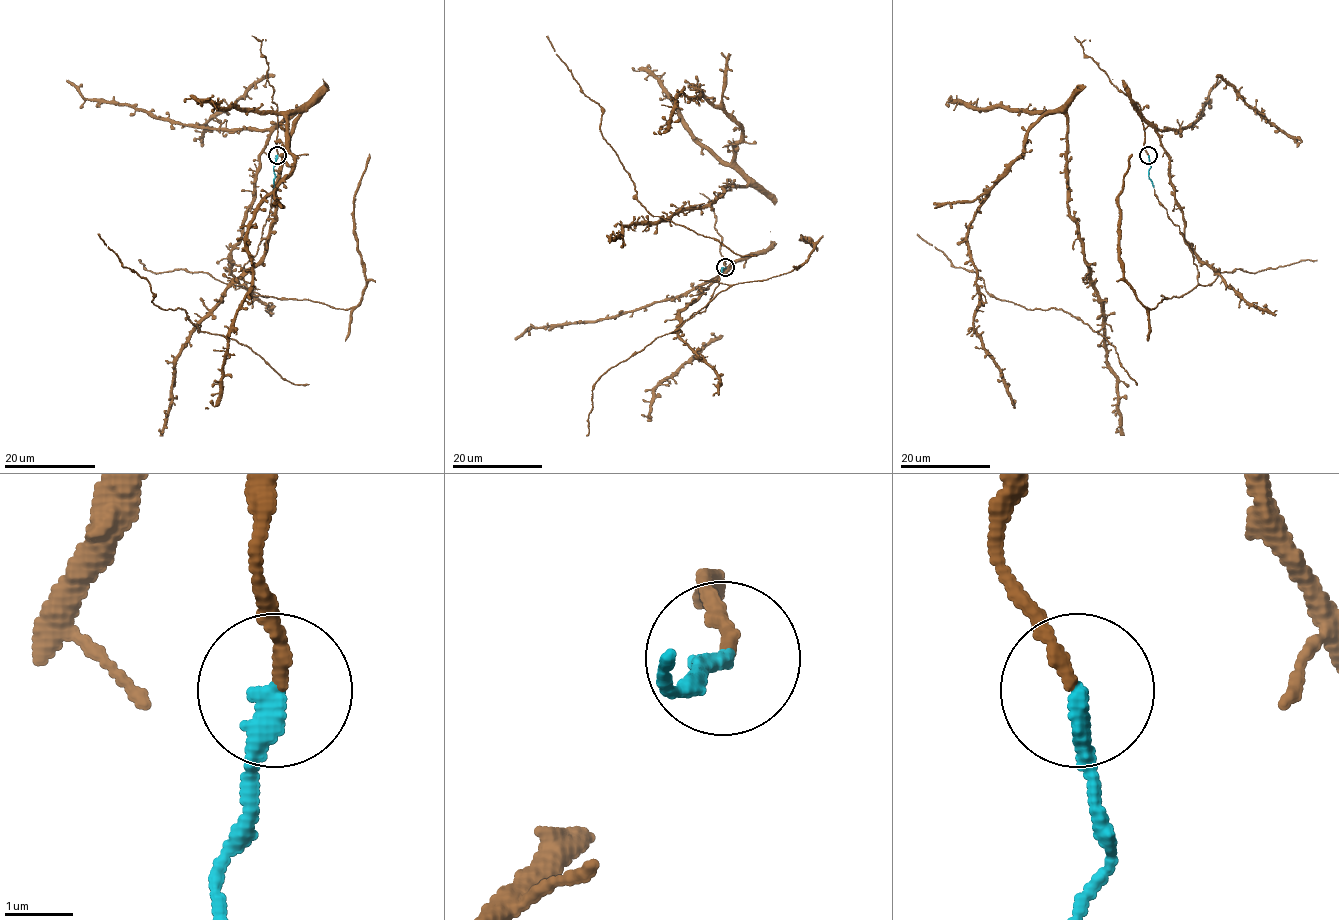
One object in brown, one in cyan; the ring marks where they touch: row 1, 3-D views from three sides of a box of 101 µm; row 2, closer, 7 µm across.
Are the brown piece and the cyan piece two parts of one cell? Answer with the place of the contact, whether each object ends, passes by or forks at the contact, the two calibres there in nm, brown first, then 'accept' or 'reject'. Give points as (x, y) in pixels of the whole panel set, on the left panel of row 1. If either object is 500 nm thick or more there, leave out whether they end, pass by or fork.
at (277, 155); brown ends there; cyan ends there; 190 nm thick on the brown side, 320 nm on the other; accept

